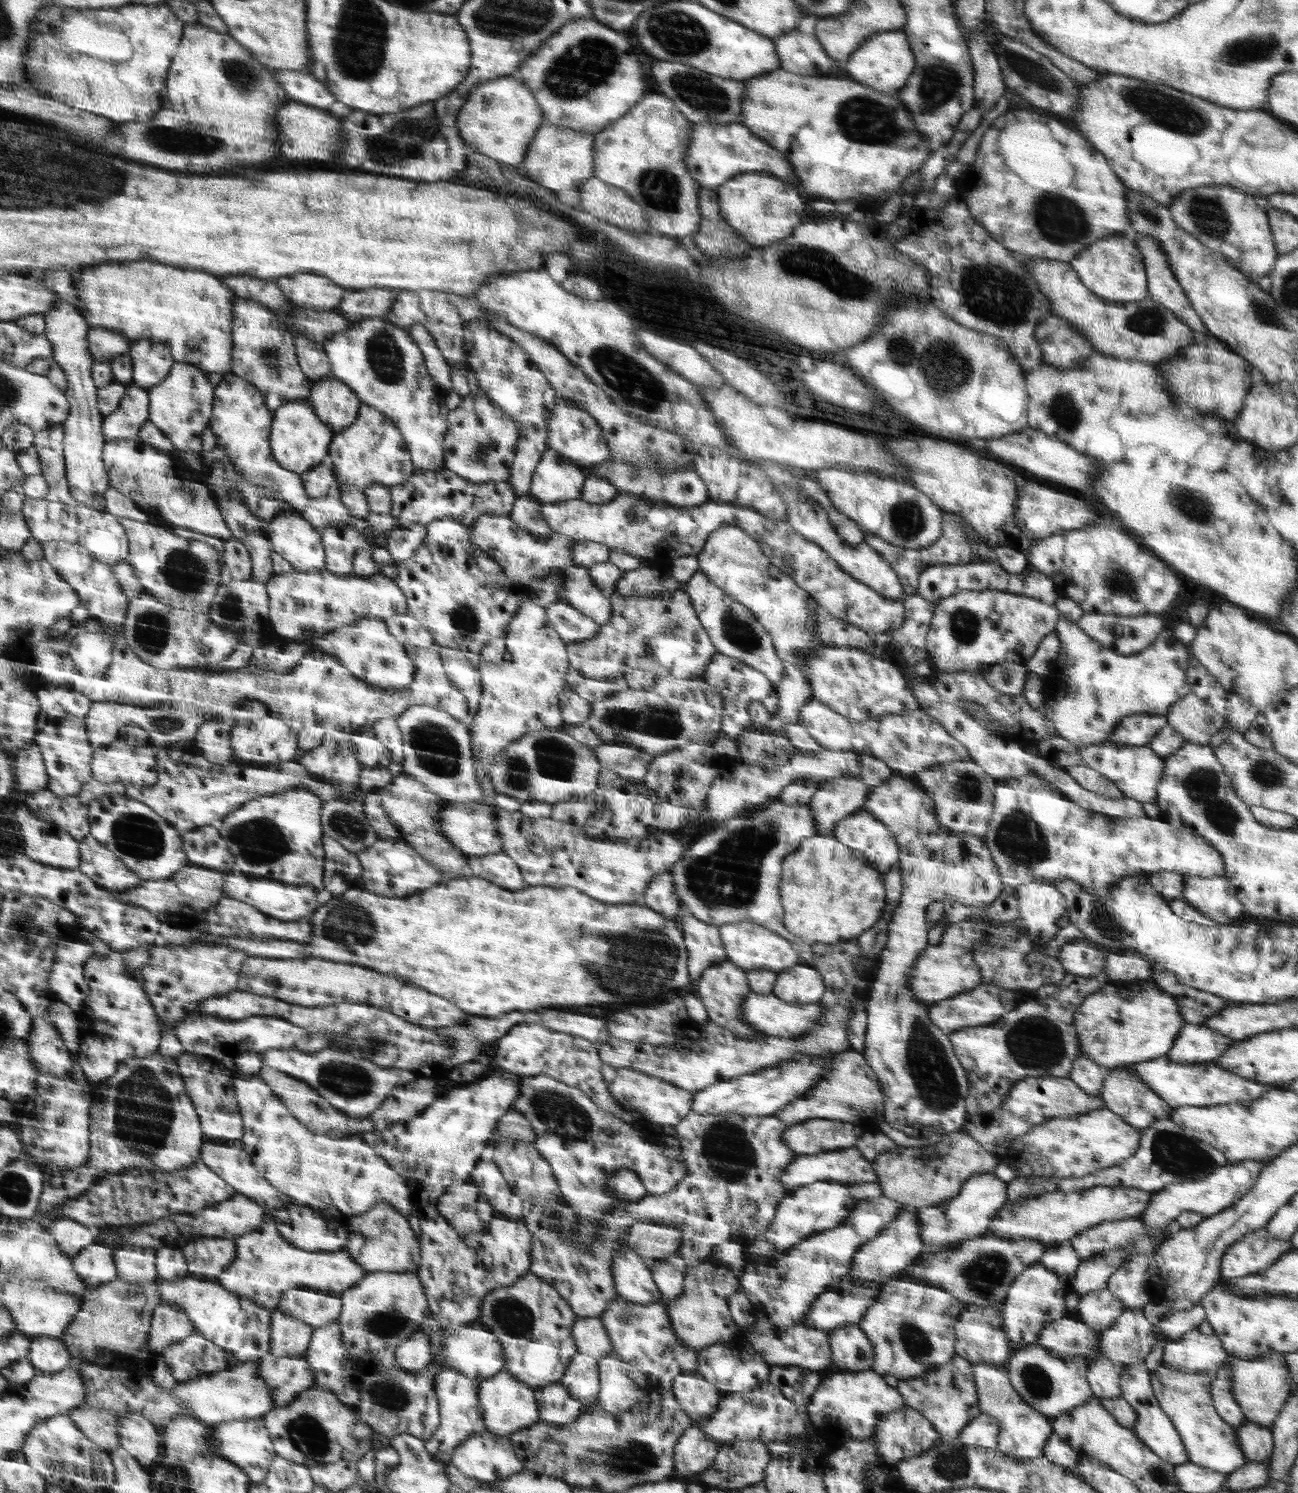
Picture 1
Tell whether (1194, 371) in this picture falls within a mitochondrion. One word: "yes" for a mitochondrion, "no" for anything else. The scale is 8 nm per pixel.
no

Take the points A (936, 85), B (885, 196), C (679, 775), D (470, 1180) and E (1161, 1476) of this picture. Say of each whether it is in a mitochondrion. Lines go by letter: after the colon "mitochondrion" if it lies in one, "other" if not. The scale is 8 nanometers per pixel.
A: mitochondrion
B: other
C: other
D: other
E: mitochondrion

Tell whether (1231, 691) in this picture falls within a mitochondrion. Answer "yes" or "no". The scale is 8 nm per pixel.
no

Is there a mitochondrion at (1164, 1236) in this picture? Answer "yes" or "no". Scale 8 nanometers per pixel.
no

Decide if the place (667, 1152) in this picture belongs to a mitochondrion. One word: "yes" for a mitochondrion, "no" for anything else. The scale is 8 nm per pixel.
no

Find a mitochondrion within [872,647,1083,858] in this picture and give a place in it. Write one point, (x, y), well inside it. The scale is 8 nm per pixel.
(966, 786)

